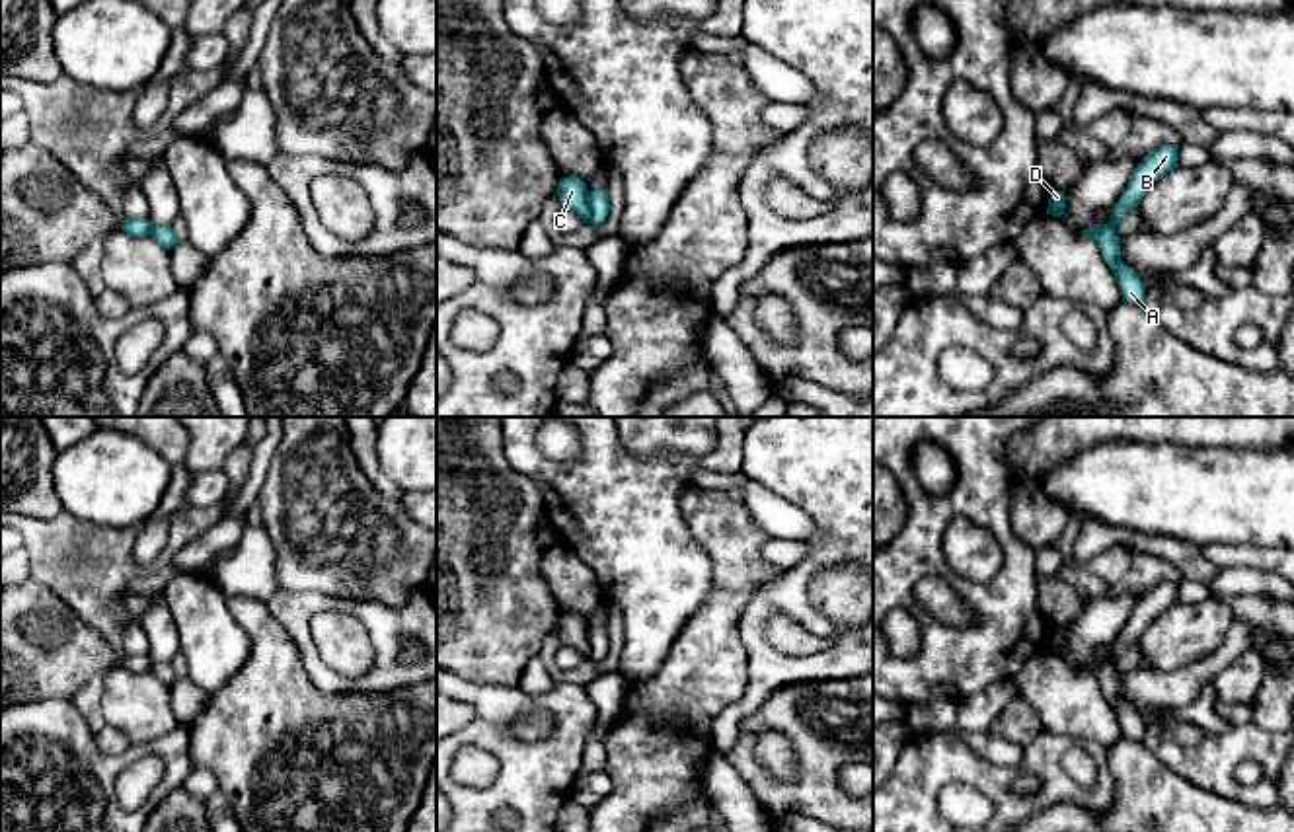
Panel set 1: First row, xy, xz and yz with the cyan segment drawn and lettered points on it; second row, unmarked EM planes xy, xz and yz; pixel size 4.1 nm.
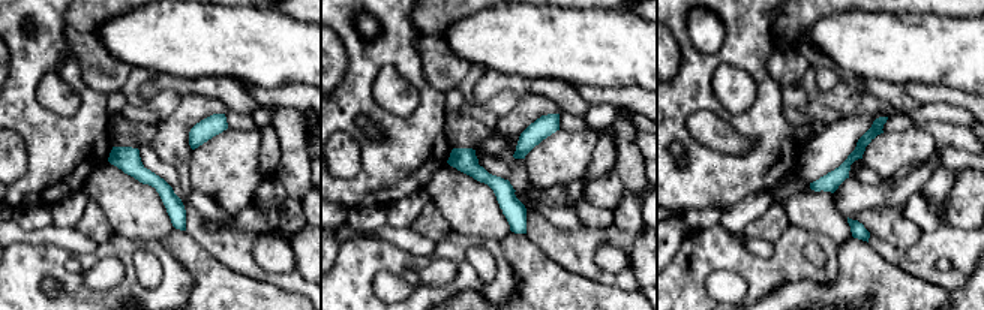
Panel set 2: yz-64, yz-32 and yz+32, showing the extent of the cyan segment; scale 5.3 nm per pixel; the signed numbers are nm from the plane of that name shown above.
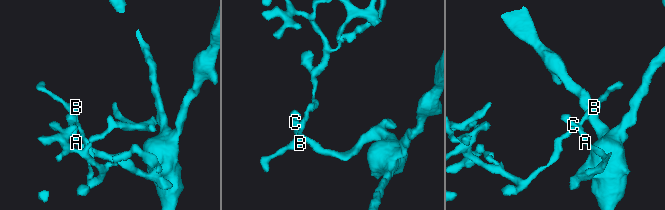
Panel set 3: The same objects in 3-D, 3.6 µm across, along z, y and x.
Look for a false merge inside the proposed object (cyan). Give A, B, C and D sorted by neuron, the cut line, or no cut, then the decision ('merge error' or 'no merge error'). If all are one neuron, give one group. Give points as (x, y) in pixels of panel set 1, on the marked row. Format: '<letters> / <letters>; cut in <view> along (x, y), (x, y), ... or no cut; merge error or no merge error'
A C D / B; cut in xz along (587, 193), (589, 221); merge error

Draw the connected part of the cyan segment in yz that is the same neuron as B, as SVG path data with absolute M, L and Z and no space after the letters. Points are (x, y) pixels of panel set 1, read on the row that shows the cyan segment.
M1161 144L1160 148L1152 150L1138 168L1132 171L1126 189L1119 197L1119 201L1113 205L1111 218L1105 224L1095 226L1109 226L1117 230L1121 224L1121 218L1130 212L1132 208L1138 208L1144 193L1169 170L1177 168L1179 146L1177 144Z

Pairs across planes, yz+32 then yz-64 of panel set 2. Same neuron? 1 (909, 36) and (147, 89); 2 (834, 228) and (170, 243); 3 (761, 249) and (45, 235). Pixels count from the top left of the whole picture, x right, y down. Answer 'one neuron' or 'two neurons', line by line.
1: two neurons
2: two neurons
3: one neuron

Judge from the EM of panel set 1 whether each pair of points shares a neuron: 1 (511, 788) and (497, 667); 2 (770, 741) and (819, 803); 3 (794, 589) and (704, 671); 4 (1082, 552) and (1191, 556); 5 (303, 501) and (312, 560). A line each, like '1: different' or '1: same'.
1: different
2: different
3: different
4: same
5: same

